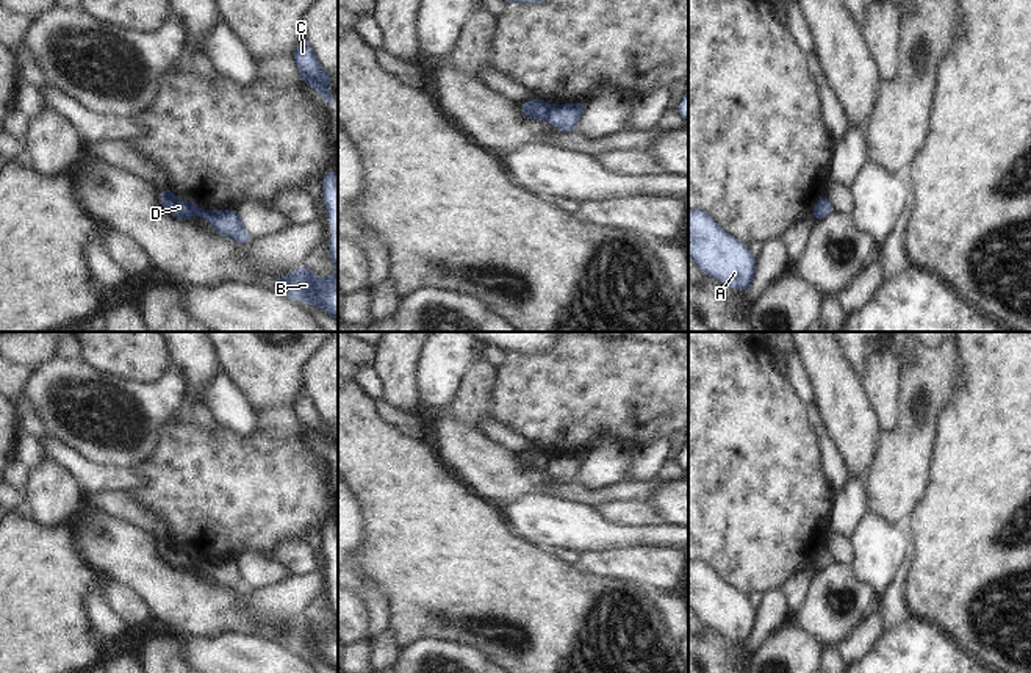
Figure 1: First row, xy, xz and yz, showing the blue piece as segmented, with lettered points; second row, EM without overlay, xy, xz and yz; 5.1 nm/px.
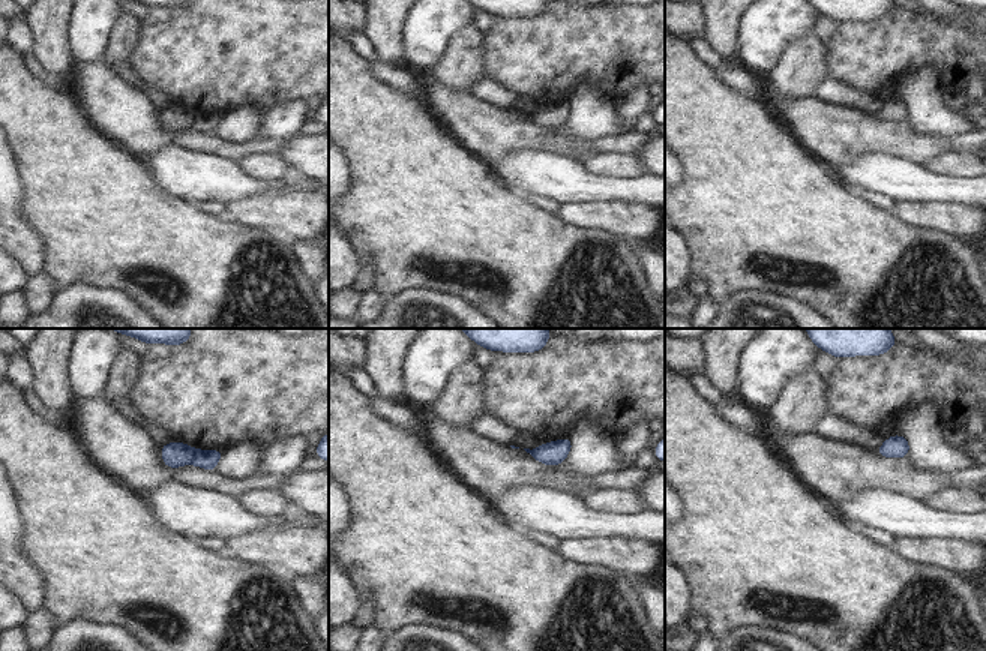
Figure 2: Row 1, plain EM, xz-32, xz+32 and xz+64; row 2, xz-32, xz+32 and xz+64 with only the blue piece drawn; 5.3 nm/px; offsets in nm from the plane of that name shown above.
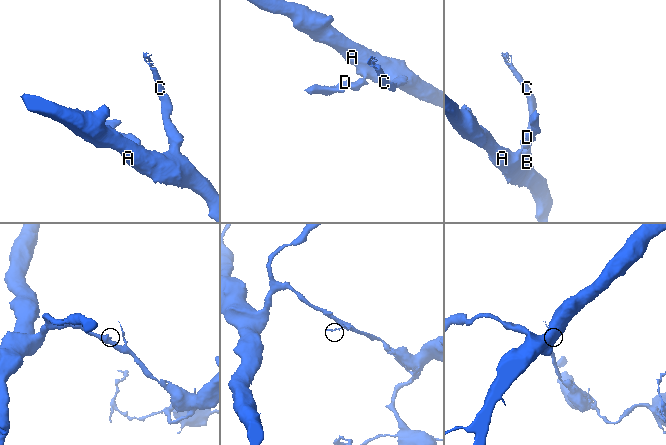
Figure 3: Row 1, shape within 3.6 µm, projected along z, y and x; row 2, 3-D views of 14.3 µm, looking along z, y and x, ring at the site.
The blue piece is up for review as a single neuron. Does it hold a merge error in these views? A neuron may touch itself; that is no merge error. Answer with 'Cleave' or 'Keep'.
Cleave

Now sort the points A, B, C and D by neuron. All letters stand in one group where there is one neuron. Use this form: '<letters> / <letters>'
A B C / D

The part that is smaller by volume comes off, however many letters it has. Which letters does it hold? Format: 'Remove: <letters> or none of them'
Remove: D

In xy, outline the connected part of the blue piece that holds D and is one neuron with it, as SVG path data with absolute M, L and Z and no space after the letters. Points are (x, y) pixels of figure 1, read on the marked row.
M161 189L160 197L163 207L178 219L194 218L200 213L200 208L197 205L175 197L169 189Z

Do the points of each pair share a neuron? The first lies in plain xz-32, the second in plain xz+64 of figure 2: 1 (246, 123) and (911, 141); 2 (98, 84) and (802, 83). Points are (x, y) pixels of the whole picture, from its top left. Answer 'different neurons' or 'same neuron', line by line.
1: different neurons
2: different neurons

